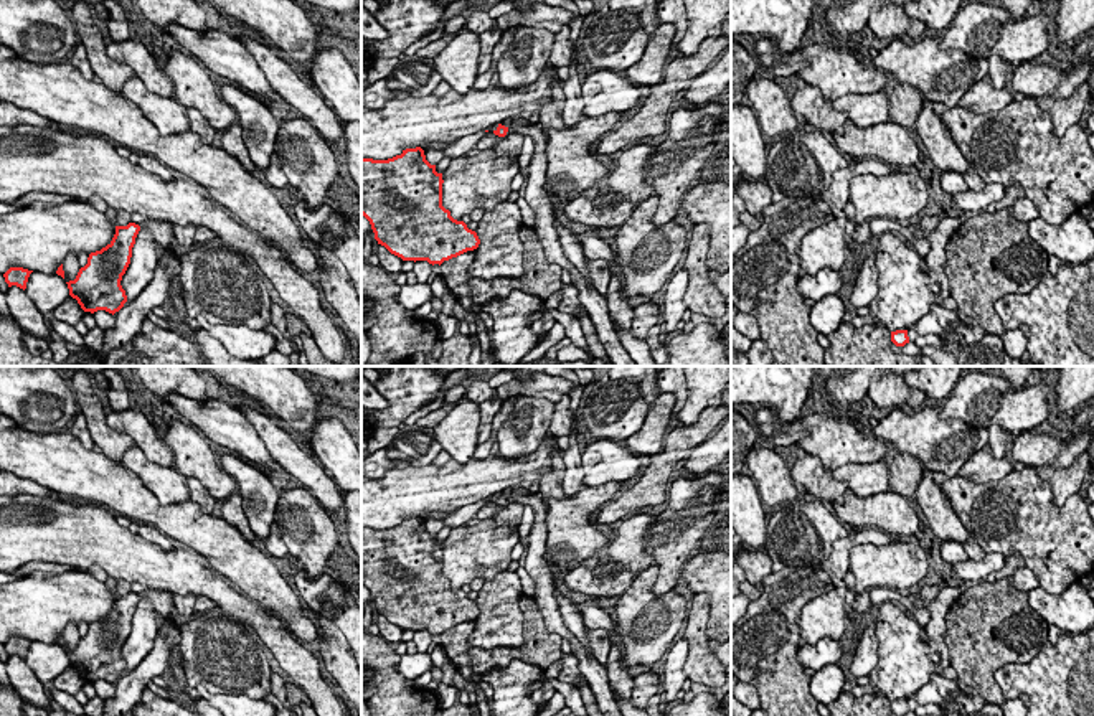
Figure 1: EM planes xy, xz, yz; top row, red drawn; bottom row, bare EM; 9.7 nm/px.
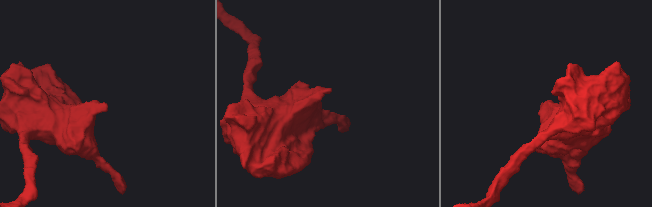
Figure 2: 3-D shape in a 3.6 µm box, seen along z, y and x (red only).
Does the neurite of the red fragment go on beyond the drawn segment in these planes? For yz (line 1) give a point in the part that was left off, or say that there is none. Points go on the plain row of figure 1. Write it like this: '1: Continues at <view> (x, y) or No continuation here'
1: No continuation here

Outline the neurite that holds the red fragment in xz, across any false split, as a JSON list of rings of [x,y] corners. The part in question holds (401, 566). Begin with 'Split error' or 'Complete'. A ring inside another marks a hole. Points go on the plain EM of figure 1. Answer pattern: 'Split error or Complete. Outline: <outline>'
Complete. Outline: [[[421,516],[388,530],[361,528],[361,584],[370,591],[378,614],[403,630],[427,630],[432,635],[477,619],[477,602],[442,576],[442,553],[442,543],[426,530]]]

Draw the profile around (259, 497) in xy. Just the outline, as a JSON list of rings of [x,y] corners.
[[[221,450],[218,462],[238,483],[238,493],[241,495],[243,510],[252,533],[264,539],[271,533],[281,493],[271,483],[266,472],[243,462],[233,452]]]

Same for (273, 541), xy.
[[[276,523],[271,525],[271,533],[261,541],[264,543],[271,556],[284,558],[285,554],[289,554],[289,549],[284,544],[281,531]]]

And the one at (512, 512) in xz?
[[[508,502],[502,510],[497,511],[495,523],[497,525],[508,525],[512,530],[518,530],[523,516],[523,503]]]

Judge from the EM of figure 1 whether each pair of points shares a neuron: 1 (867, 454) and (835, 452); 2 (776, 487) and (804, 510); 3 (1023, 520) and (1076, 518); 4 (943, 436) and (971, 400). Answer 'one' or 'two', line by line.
1: one
2: two
3: one
4: two

